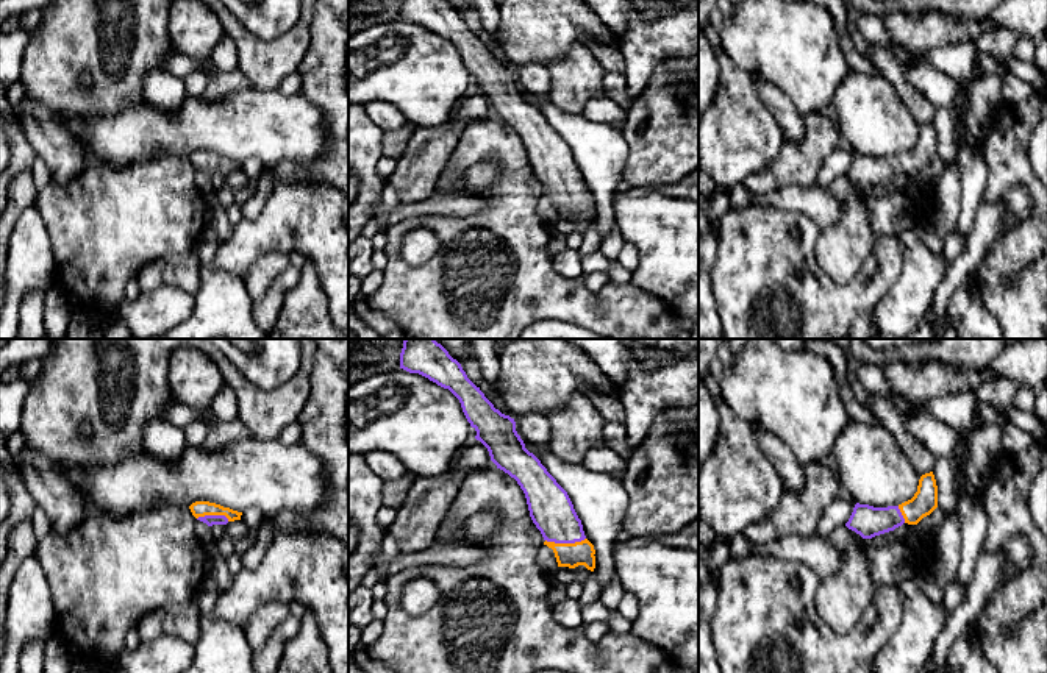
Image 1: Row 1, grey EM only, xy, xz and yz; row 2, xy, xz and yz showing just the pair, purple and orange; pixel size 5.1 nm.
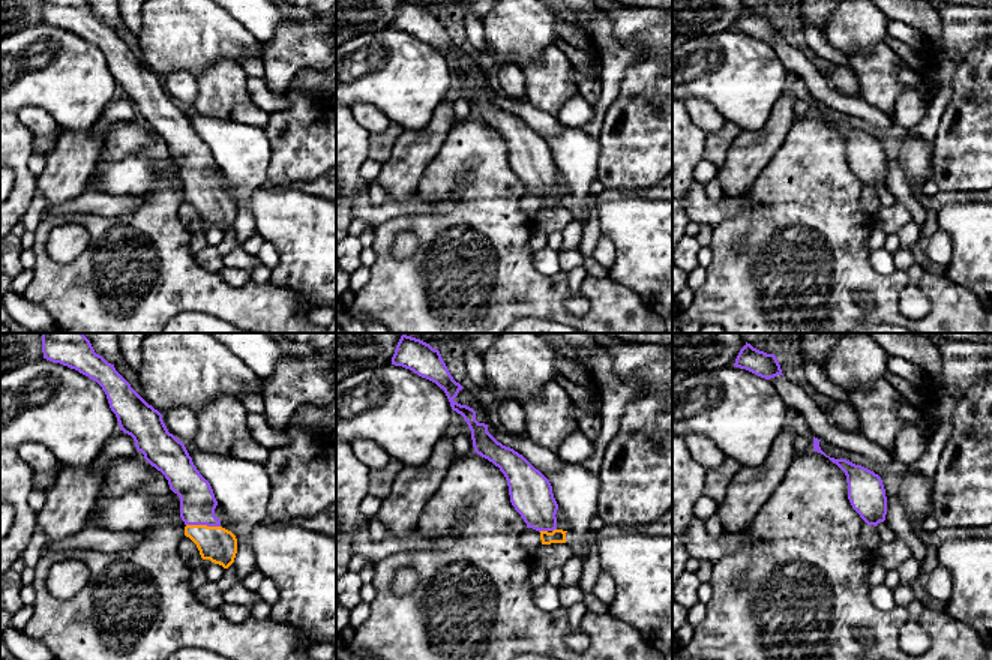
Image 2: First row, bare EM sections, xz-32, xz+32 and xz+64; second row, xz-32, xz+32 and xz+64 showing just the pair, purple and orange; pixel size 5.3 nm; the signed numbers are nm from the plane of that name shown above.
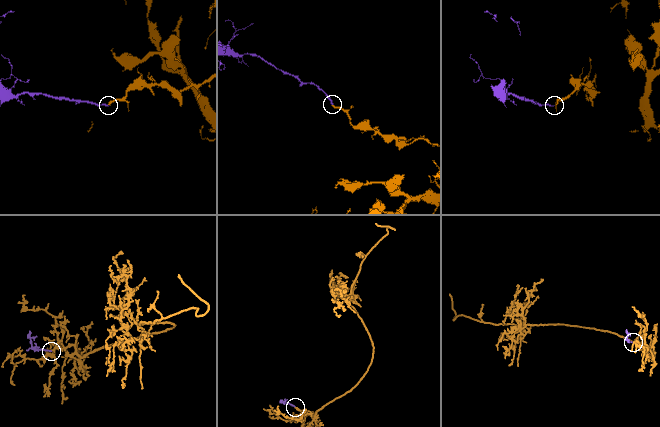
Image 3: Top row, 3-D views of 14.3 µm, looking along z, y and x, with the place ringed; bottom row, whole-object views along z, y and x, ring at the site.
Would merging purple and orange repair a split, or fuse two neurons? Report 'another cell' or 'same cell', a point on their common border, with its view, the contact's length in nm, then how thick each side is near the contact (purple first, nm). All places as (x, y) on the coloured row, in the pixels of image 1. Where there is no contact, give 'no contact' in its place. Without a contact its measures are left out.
same cell | xz (564, 542) | 200 nm | 220/130 nm

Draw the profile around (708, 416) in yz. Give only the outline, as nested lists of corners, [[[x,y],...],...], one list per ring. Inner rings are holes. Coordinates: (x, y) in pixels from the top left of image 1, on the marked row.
[[[699,378],[699,470],[709,459],[720,426],[720,414],[713,395]]]

